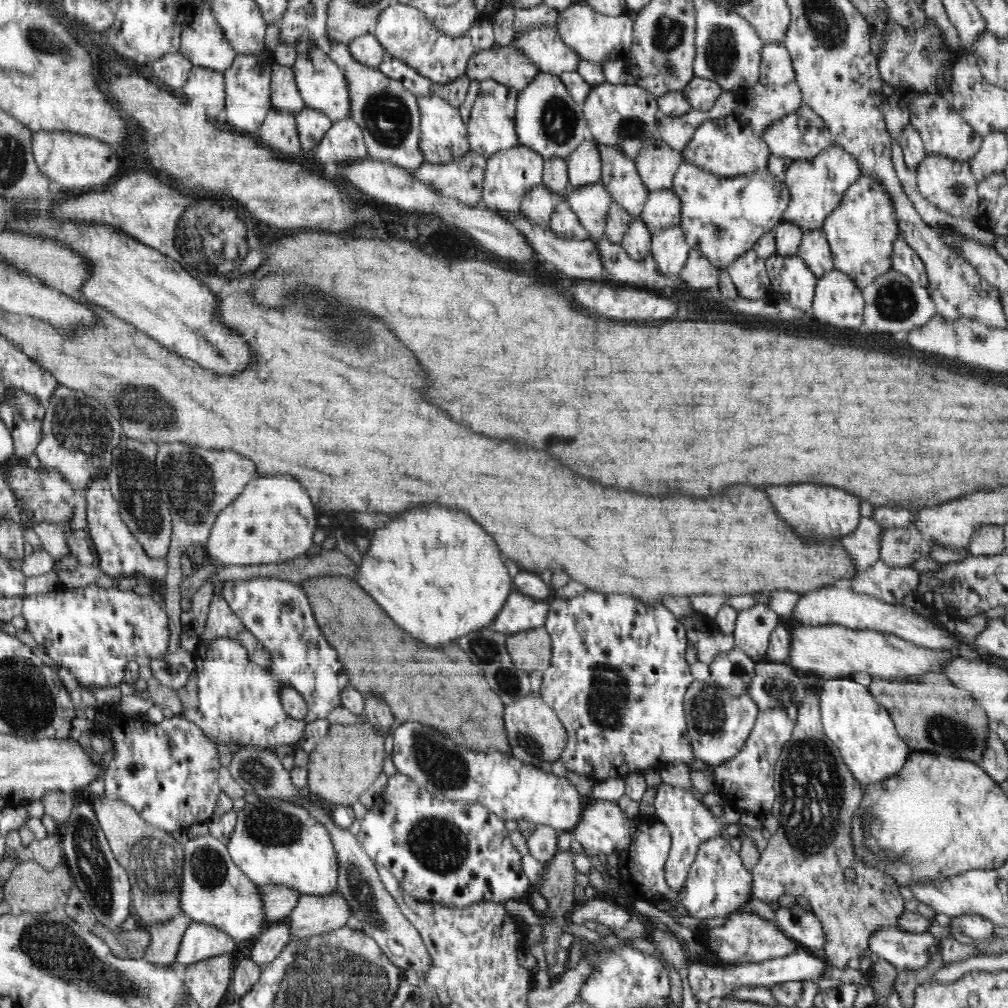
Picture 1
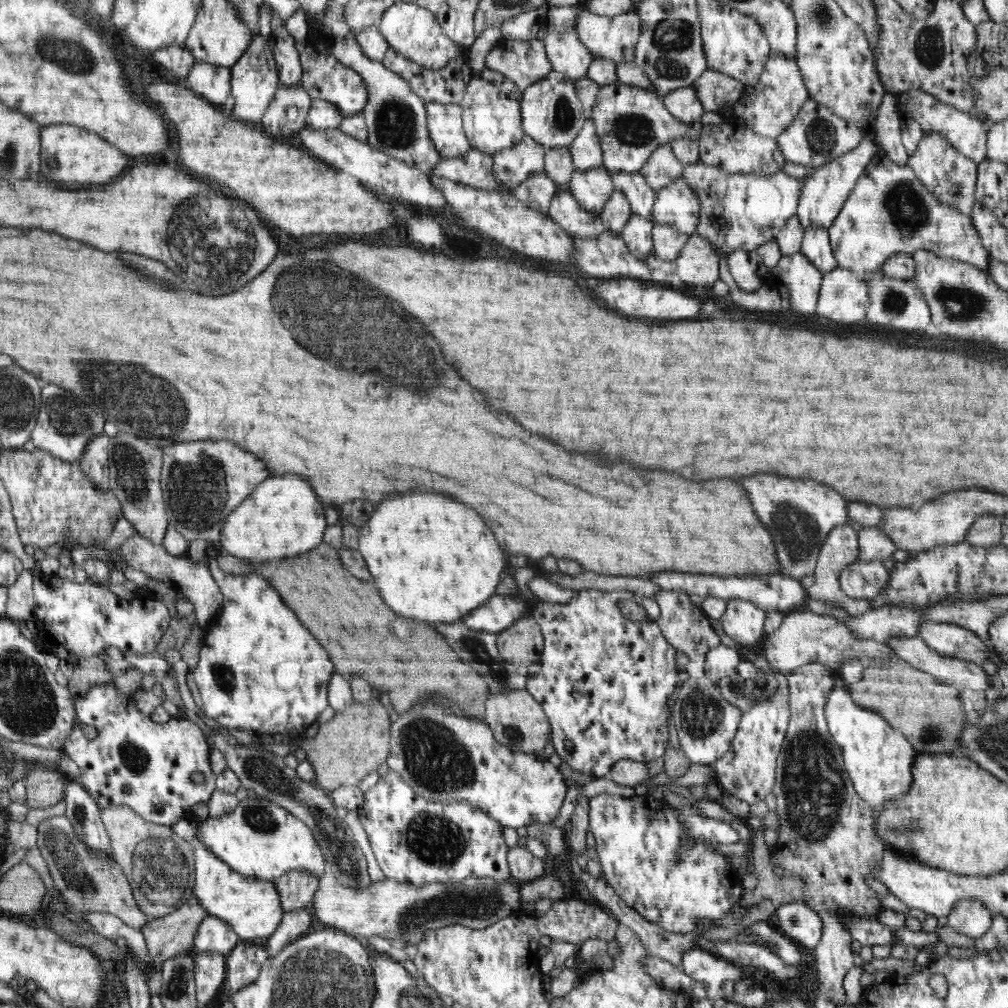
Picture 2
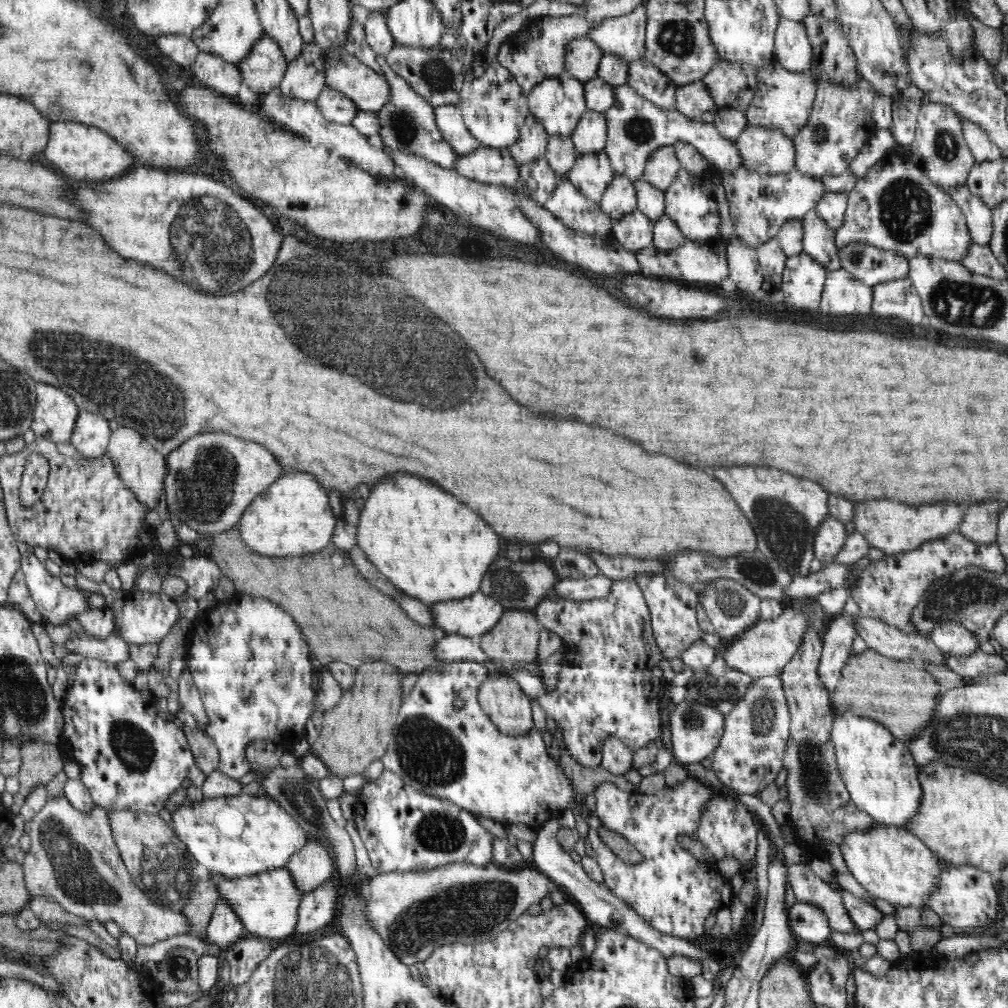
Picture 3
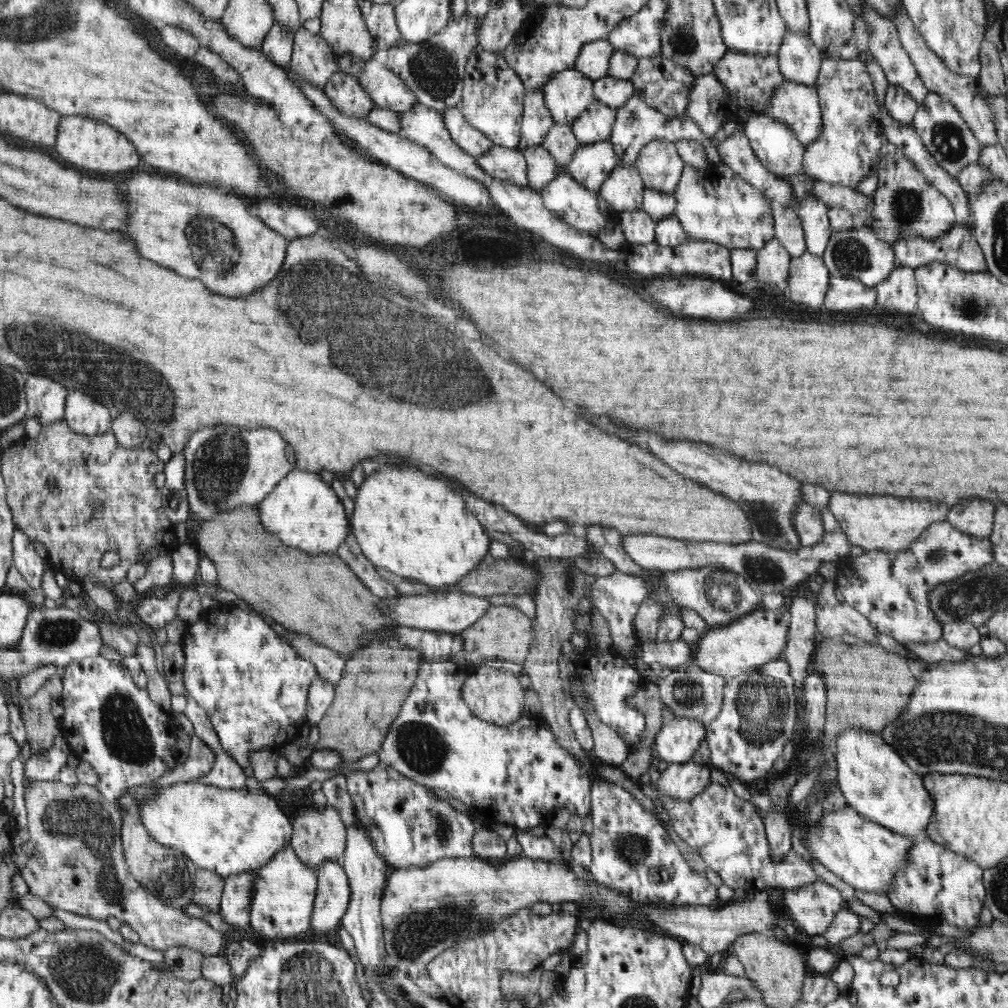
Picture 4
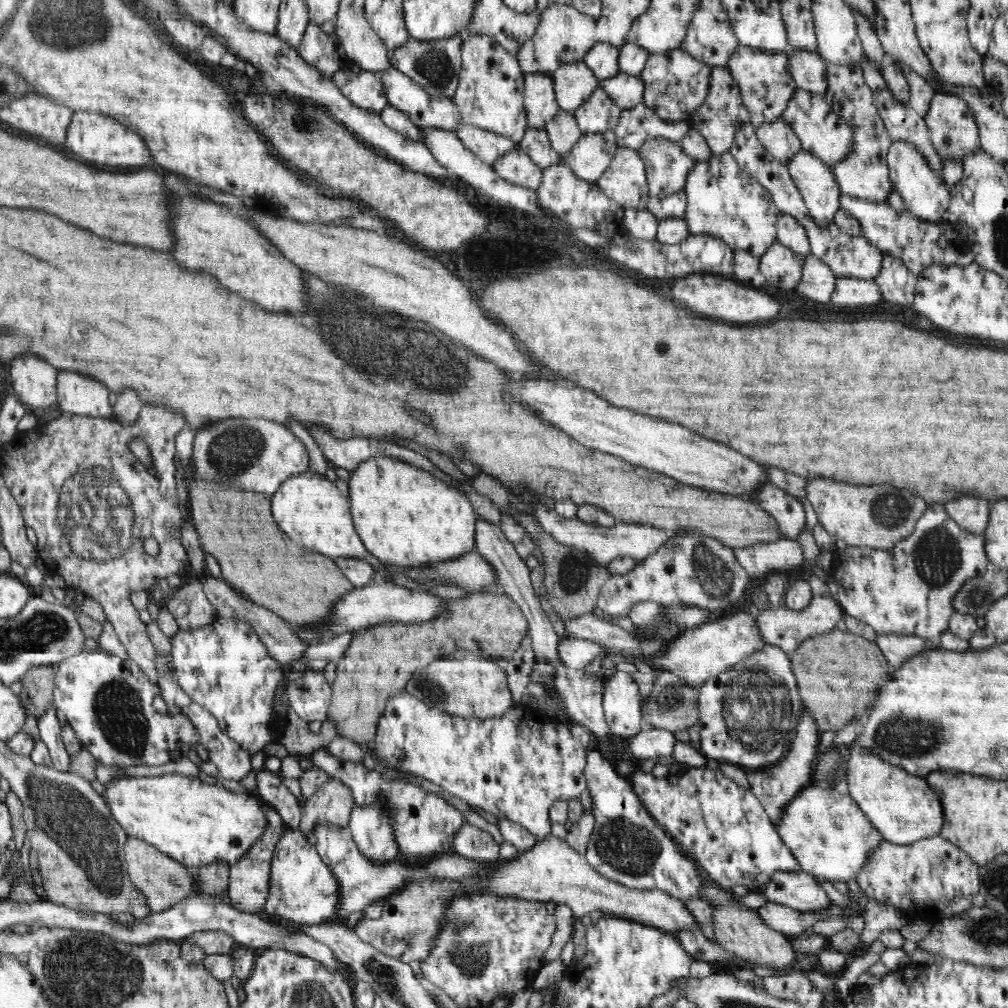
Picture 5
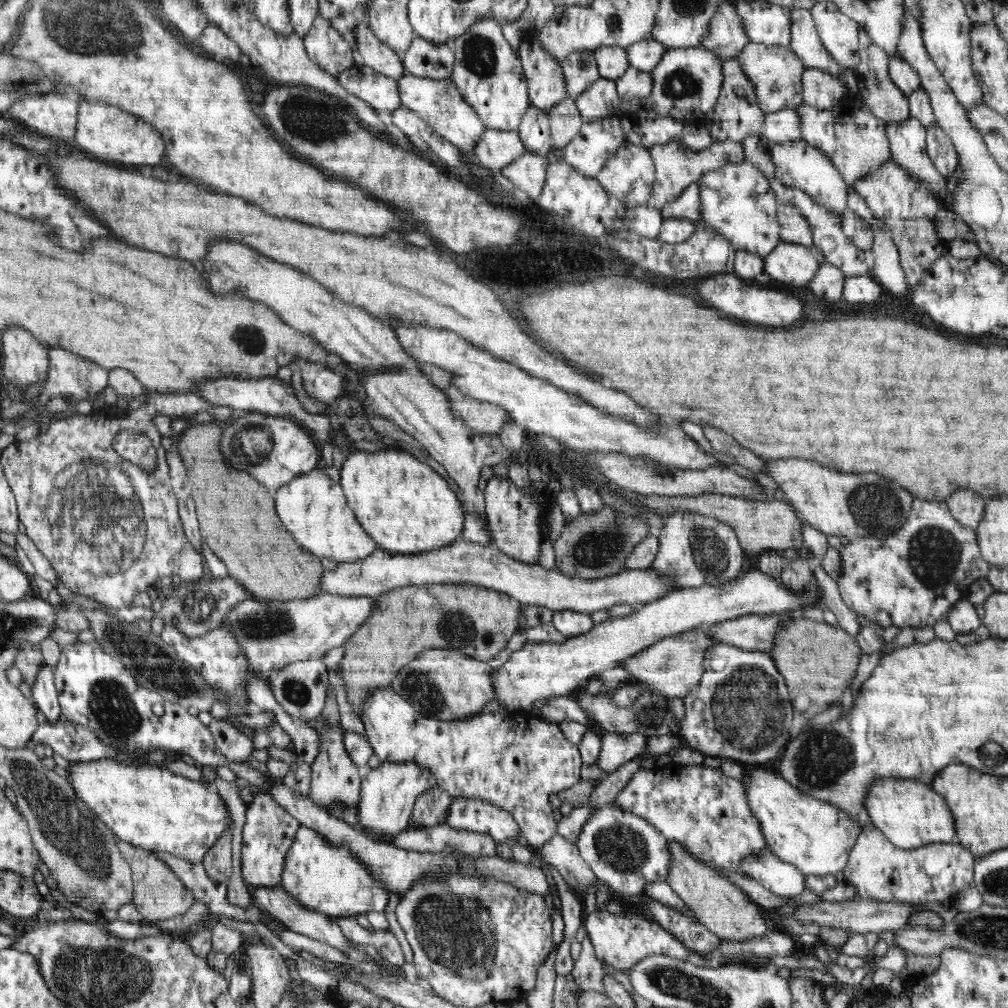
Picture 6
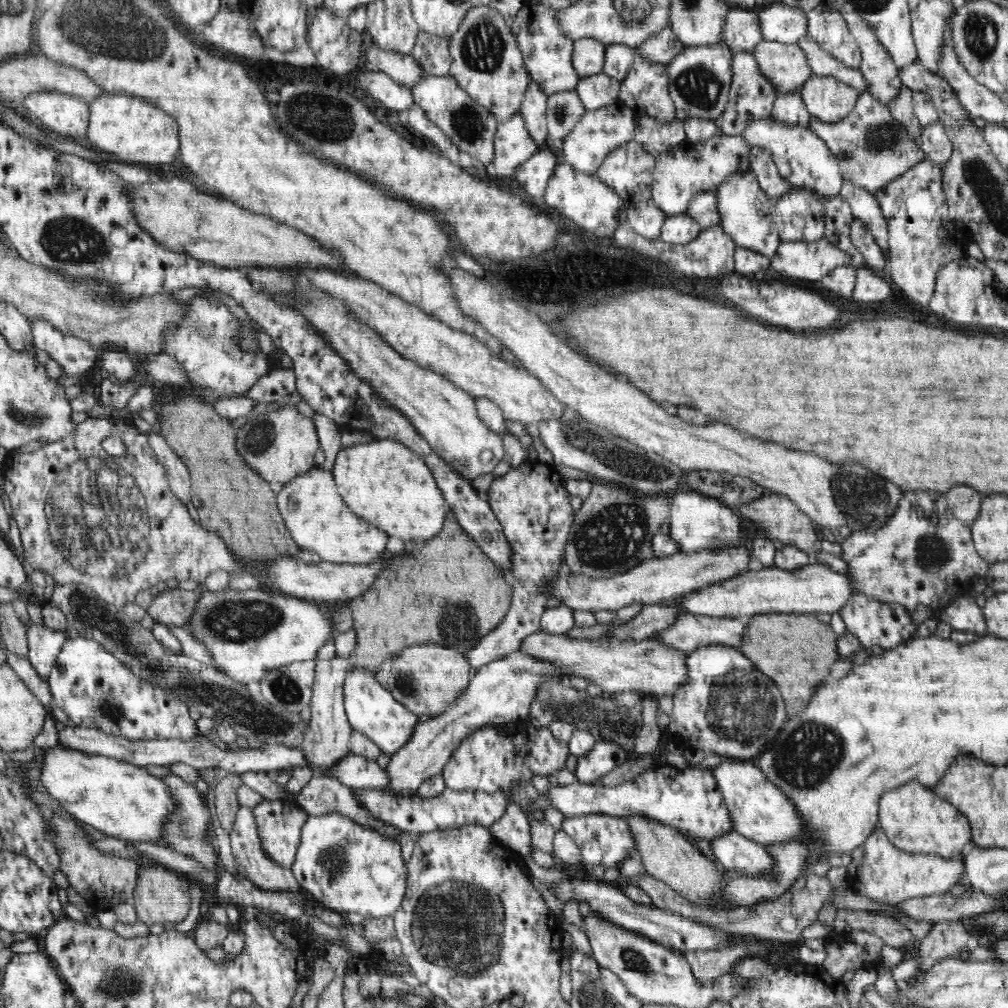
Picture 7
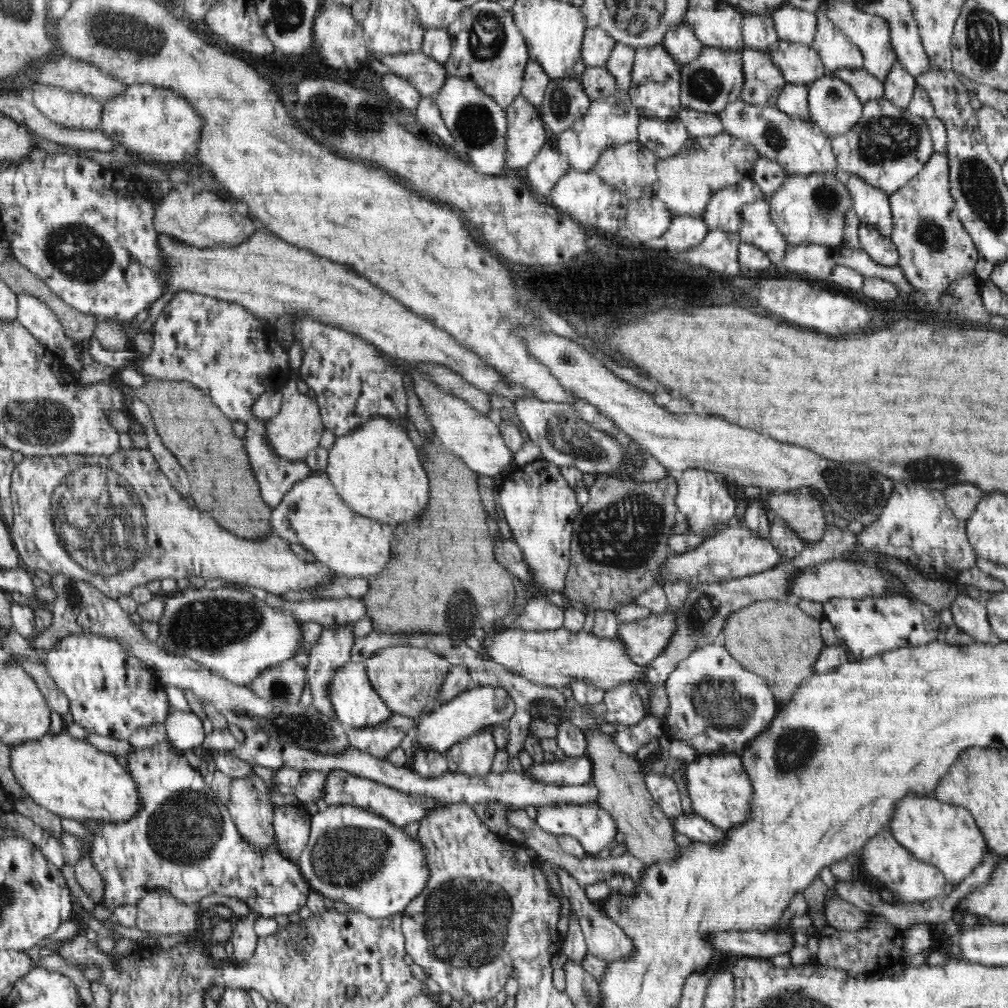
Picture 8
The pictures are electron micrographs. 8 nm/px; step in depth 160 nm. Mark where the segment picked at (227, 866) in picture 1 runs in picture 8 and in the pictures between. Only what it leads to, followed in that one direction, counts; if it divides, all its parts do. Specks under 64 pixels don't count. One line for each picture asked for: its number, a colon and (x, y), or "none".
2: (251, 907)
3: (267, 903)
4: (284, 890)
5: (302, 890)
6: (332, 881)
7: (348, 868)
8: (354, 856)

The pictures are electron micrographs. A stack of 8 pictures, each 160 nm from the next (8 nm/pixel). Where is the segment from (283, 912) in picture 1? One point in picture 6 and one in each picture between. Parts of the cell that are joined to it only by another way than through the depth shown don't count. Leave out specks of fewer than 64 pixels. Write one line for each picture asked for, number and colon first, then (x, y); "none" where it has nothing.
2: (296, 889)
3: (310, 868)
4: (319, 836)
5: (331, 804)
6: (335, 781)

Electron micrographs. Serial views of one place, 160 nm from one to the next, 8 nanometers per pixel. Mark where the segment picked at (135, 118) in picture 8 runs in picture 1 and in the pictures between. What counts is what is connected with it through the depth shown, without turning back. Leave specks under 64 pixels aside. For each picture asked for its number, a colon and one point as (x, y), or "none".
1: (74, 162)
2: (68, 154)
3: (82, 152)
4: (87, 144)
5: (92, 137)
6: (107, 132)
7: (128, 128)

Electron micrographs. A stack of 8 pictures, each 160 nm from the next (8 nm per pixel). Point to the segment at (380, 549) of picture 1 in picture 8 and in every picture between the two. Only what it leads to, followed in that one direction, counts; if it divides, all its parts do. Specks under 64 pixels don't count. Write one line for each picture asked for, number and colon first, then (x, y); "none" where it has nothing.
2: (433, 560)
3: (432, 547)
4: (413, 525)
5: (406, 517)
6: (405, 506)
7: (389, 486)
8: (376, 470)

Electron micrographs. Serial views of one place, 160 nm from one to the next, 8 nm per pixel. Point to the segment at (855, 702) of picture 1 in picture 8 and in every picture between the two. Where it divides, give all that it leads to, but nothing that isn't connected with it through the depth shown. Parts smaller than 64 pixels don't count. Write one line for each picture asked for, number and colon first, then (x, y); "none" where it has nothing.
2: (879, 761)
3: (880, 774)
4: (875, 780)
5: (903, 807)
6: (911, 814)
7: (915, 819)
8: (945, 836)

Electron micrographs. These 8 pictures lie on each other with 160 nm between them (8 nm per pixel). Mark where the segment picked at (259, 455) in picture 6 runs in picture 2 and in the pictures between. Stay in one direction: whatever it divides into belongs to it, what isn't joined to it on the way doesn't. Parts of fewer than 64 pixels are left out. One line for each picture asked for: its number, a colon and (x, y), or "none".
2: (203, 482)
3: (211, 479)
4: (224, 468)
5: (247, 454)

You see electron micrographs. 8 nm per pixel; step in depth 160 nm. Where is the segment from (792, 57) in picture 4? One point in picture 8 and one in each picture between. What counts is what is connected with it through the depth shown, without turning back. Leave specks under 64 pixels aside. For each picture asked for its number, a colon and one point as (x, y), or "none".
5: (808, 69)
6: (820, 89)
7: (827, 98)
8: (833, 105)

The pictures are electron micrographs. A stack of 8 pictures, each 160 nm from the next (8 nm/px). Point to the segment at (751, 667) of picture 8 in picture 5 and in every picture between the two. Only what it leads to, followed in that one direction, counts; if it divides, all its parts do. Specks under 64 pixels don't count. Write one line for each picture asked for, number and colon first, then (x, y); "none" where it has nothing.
5: (832, 670)
6: (816, 659)
7: (795, 650)

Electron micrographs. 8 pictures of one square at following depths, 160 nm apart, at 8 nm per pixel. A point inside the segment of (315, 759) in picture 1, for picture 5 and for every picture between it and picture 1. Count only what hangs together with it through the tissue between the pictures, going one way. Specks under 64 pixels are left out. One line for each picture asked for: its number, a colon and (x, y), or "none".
2: (353, 743)
3: (356, 731)
4: (376, 679)
5: (380, 661)

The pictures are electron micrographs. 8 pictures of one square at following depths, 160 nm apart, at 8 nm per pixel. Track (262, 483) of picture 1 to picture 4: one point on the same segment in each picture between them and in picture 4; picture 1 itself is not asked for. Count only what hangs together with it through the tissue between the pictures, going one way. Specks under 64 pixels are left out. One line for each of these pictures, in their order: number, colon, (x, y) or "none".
2: (282, 518)
3: (293, 516)
4: (304, 512)

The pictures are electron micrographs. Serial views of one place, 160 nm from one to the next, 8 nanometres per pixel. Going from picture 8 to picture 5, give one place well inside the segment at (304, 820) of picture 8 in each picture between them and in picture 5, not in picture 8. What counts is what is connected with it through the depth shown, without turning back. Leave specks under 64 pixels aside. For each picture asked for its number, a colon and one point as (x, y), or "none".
5: (248, 890)
6: (269, 829)
7: (278, 823)

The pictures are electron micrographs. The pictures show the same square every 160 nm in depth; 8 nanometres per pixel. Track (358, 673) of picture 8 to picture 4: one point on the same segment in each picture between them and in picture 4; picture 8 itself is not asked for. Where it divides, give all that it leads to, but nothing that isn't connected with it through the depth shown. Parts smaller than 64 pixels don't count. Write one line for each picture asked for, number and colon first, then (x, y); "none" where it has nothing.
4: (517, 774)
5: (515, 766)
6: (515, 761)
7: (371, 709)

